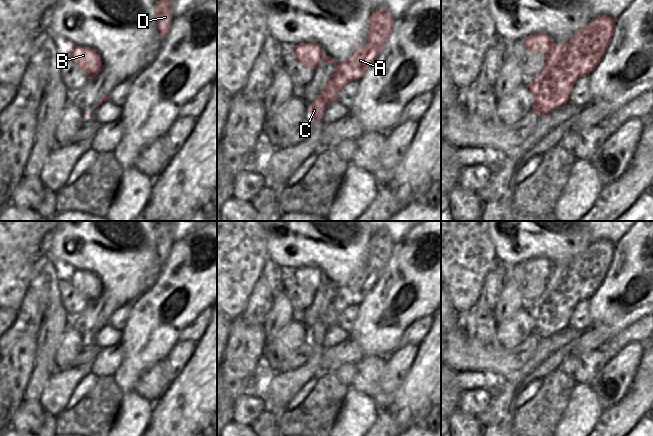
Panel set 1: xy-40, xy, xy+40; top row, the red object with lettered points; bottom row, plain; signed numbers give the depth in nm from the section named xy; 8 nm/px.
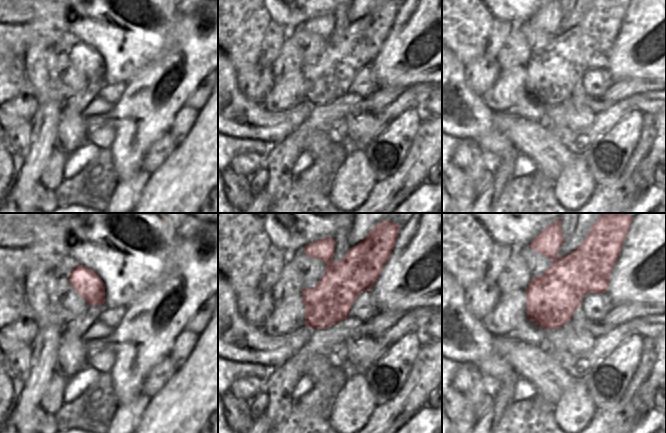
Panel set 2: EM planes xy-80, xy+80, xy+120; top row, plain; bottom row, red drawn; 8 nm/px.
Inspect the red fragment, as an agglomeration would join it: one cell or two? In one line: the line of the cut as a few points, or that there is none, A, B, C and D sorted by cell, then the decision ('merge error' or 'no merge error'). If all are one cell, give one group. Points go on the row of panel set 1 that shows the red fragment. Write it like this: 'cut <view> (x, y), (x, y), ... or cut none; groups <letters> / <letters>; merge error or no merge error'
cut none; groups A B C D; no merge error

